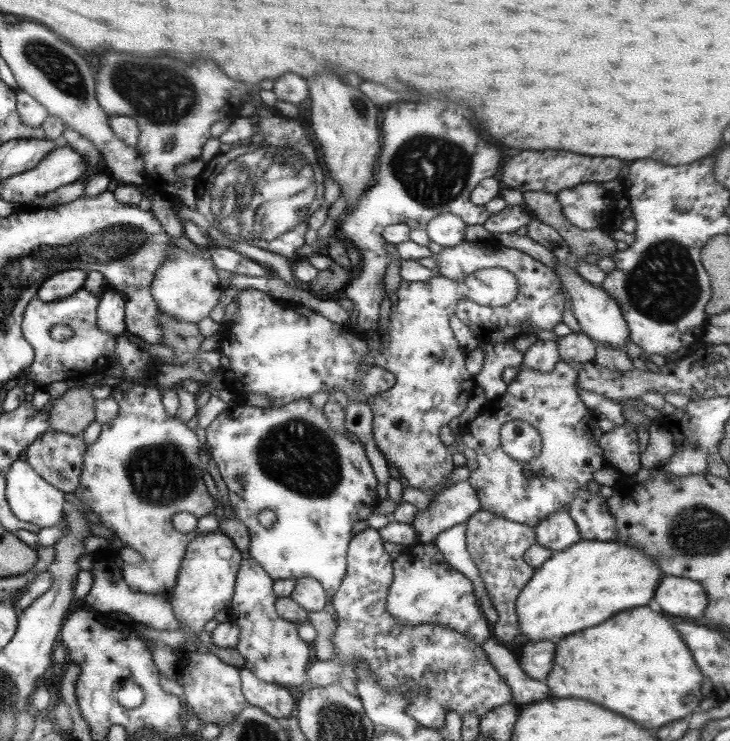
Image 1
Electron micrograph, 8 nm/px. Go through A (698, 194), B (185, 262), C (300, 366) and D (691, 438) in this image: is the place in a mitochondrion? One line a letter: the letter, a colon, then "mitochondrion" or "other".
A: other
B: other
C: other
D: other

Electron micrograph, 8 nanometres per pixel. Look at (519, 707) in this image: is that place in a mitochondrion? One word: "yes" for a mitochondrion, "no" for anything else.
no

